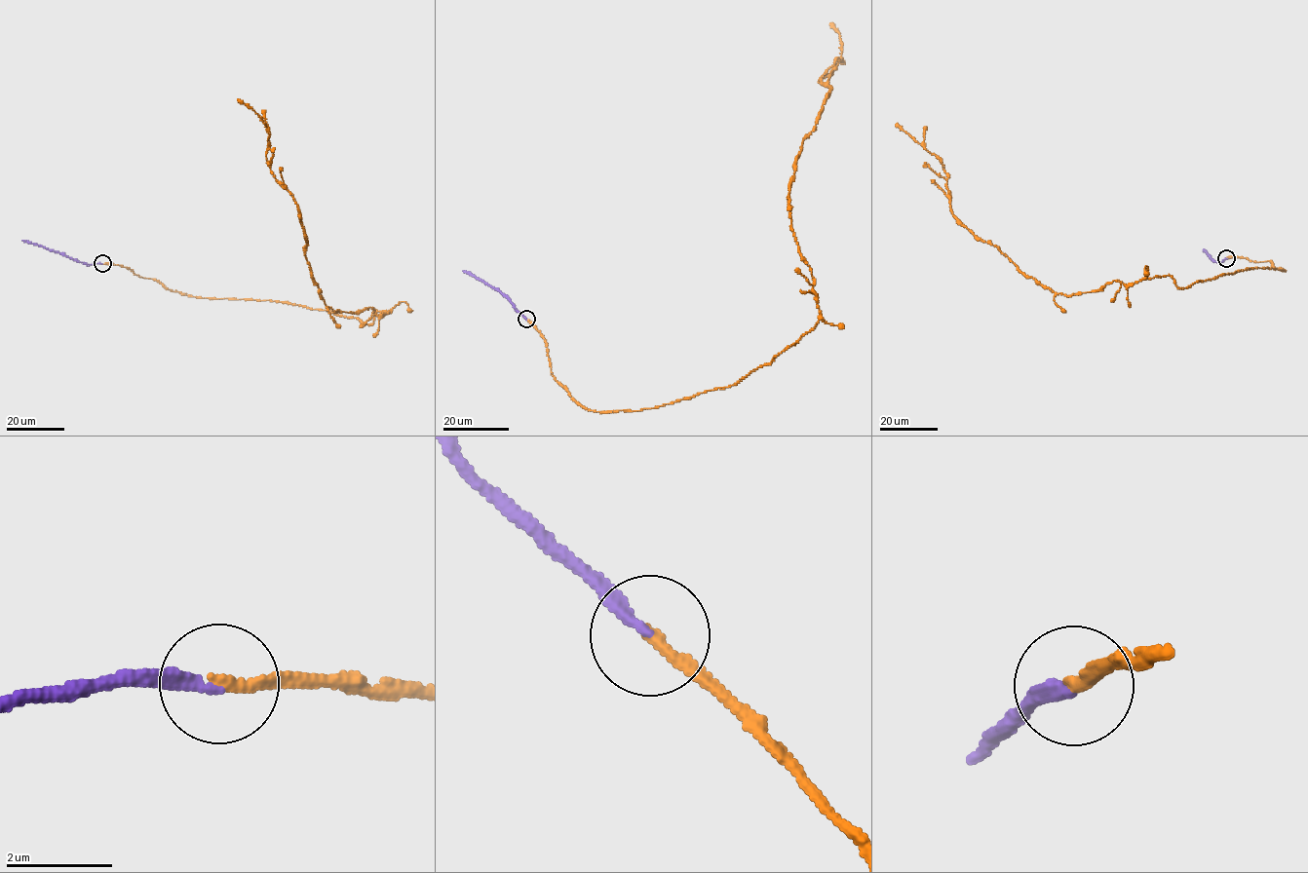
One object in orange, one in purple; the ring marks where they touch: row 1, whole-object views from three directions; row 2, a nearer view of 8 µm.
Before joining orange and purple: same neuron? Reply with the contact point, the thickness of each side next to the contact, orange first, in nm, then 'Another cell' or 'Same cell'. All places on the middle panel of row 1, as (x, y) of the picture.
Place: (526, 319). Thickness 200 nm (orange) against 200 nm. Same cell

